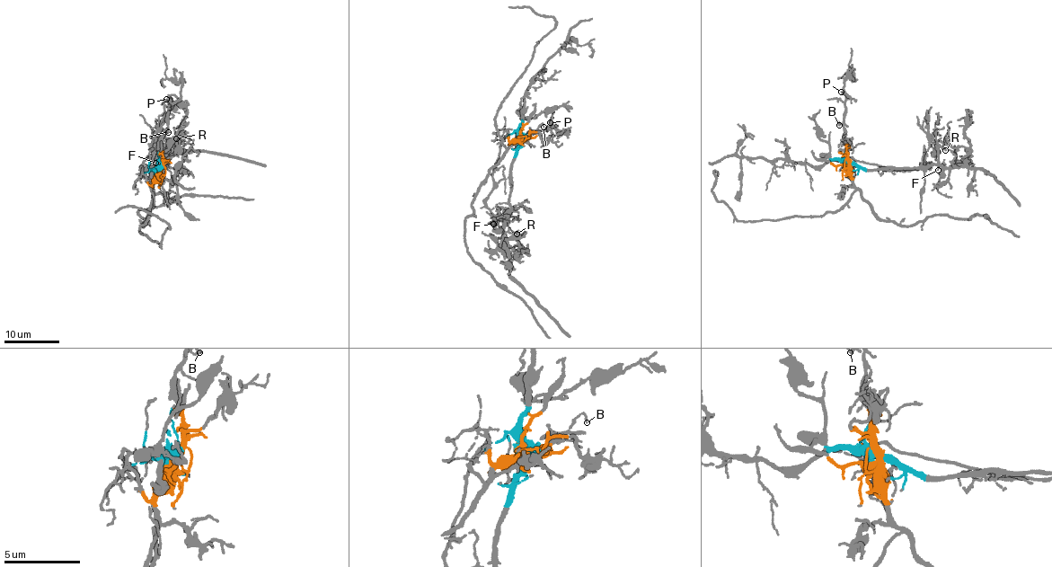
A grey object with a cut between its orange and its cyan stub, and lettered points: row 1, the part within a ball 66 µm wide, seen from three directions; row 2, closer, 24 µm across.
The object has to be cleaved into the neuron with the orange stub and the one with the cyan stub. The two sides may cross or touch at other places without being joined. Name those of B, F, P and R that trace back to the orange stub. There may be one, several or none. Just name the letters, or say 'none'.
B, P

